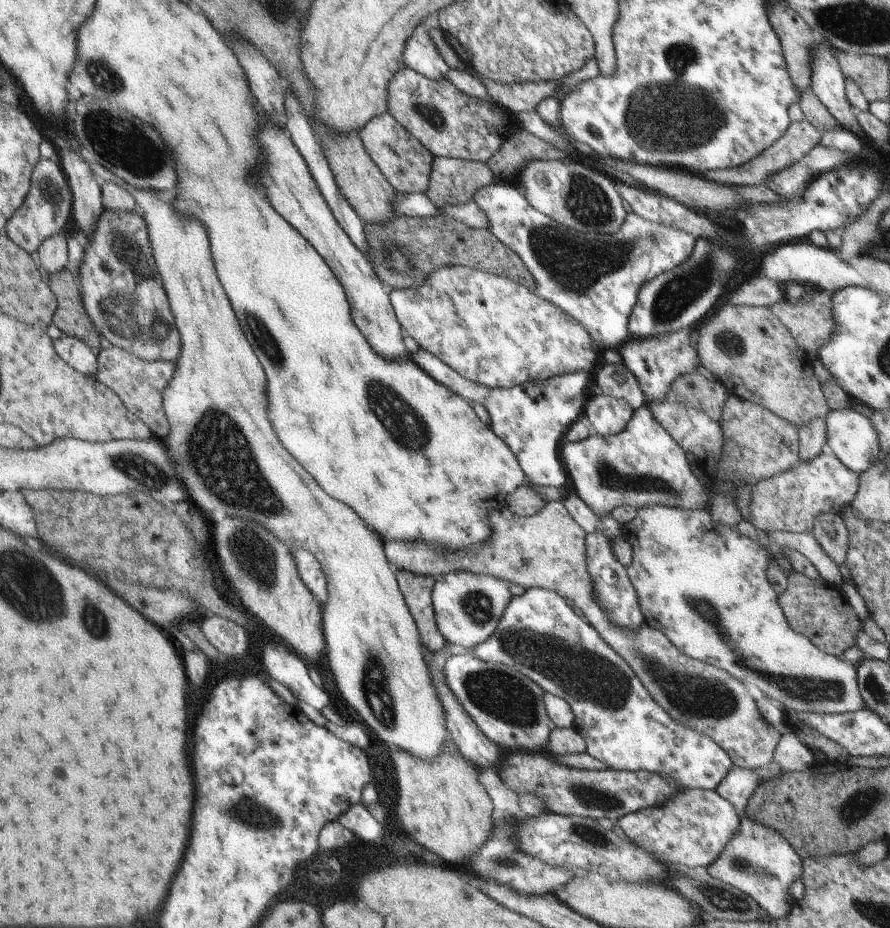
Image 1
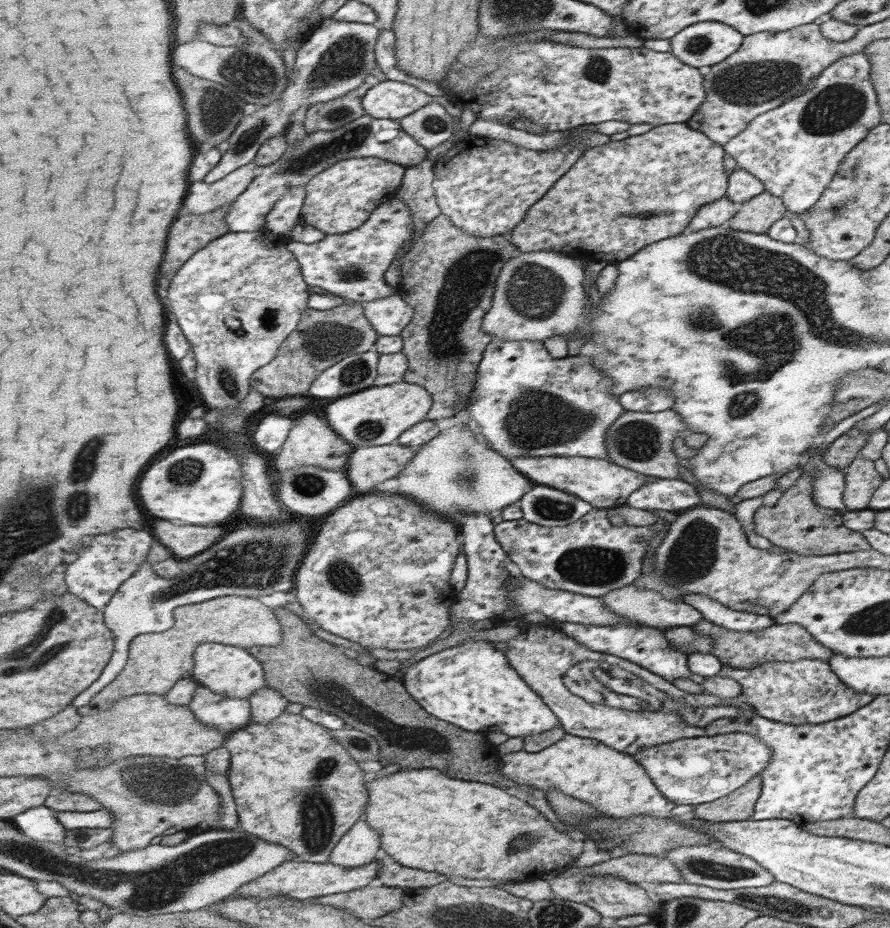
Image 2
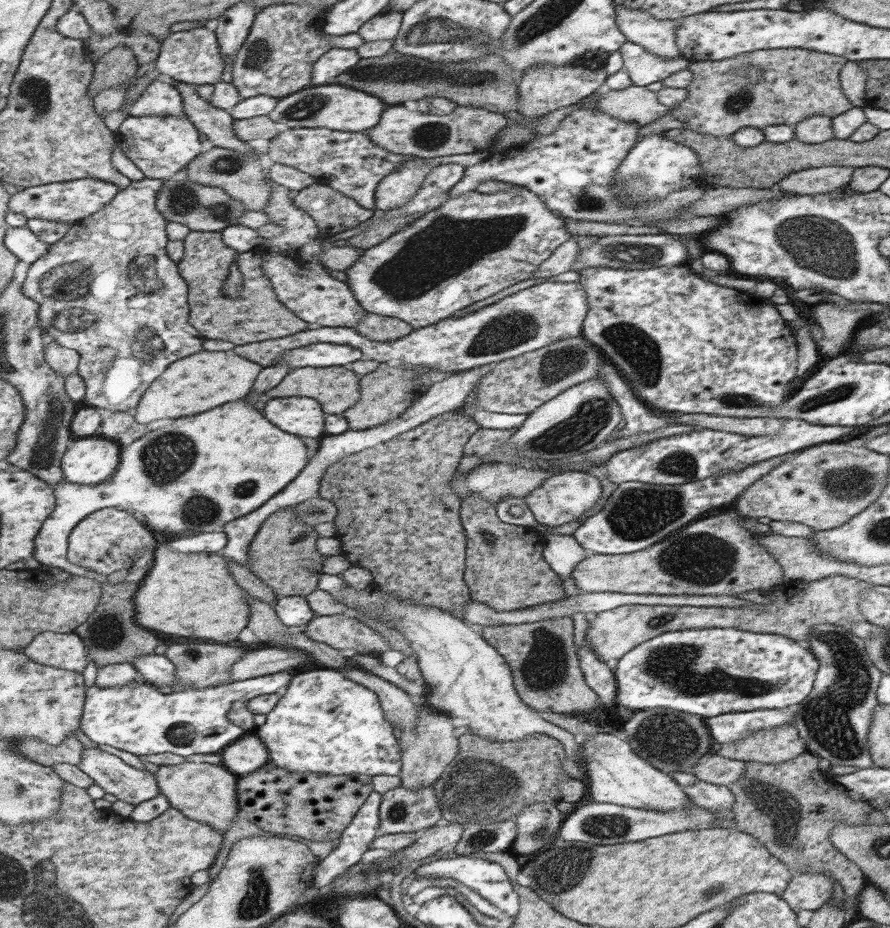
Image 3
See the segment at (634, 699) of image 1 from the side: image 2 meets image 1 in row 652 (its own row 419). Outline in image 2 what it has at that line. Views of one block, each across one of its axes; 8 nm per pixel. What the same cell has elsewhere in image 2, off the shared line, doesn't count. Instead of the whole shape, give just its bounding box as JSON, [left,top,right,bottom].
[467,339,625,460]

